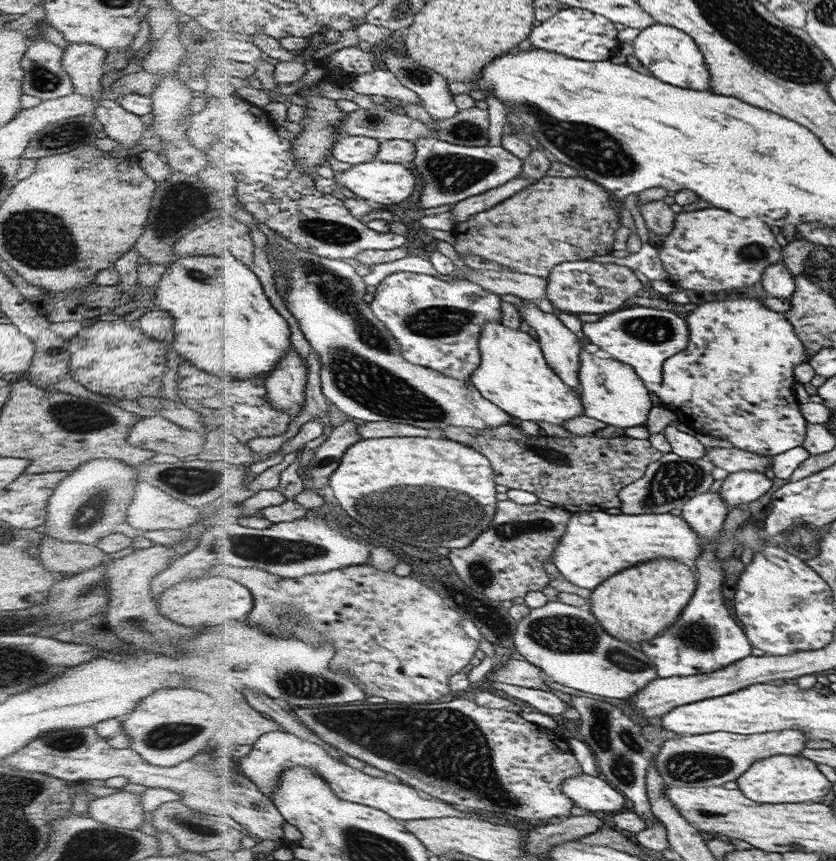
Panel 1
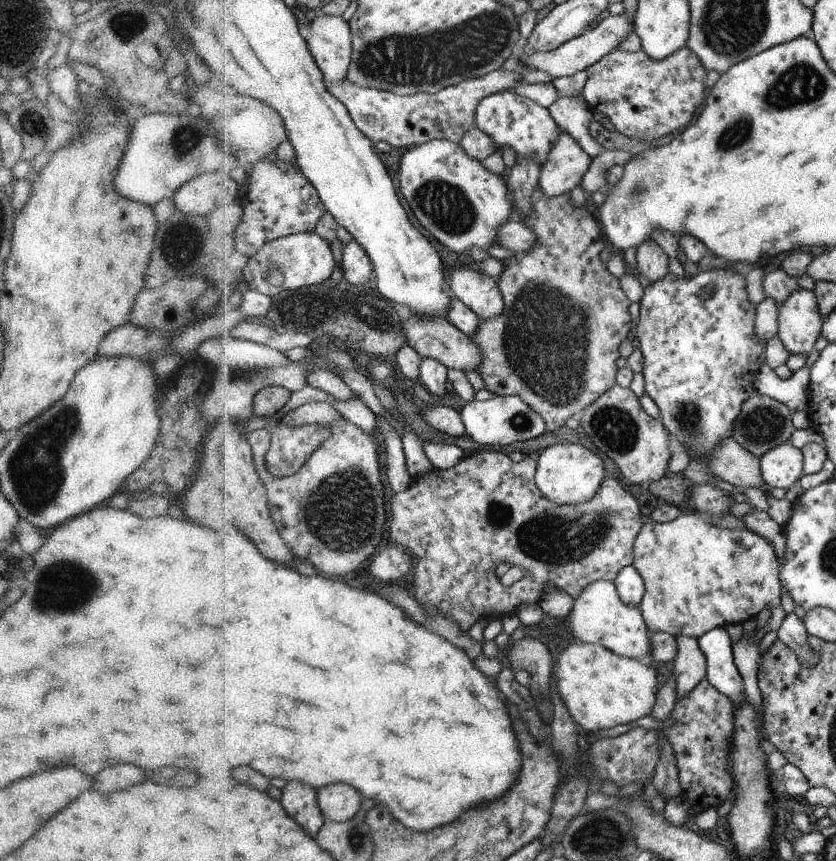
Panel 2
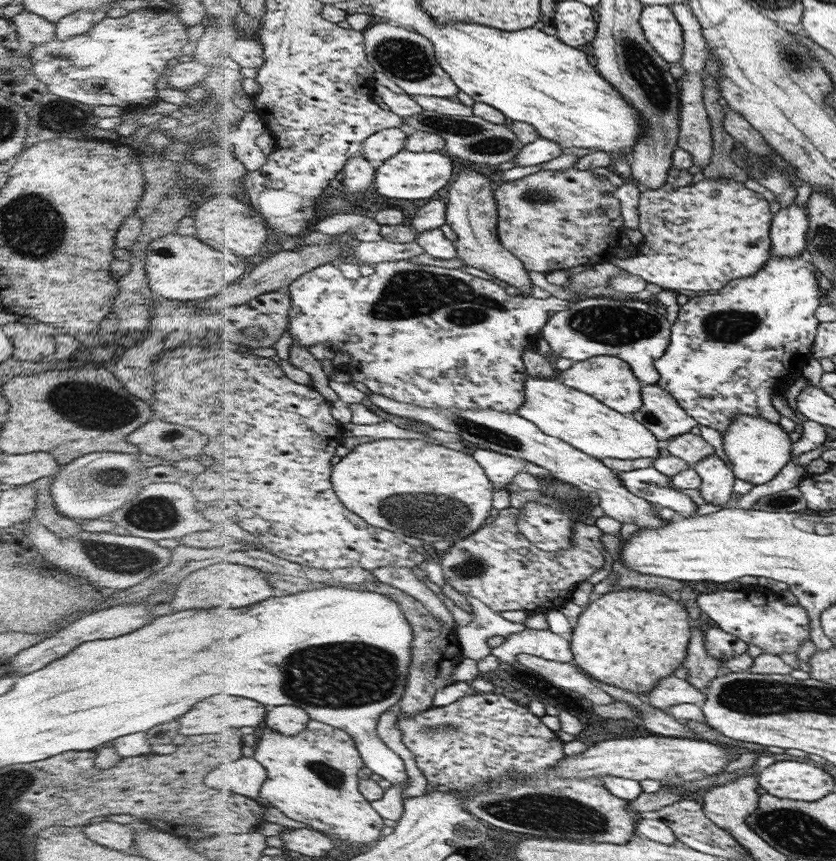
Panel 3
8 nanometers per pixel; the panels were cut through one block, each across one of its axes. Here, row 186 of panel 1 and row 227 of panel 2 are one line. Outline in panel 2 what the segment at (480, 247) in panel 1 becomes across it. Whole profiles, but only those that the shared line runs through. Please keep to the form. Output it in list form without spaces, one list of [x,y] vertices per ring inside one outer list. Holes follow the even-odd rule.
[[[536,185],[534,194],[530,196],[530,204],[532,204],[532,212],[530,214],[522,214],[513,203],[512,218],[520,220],[528,228],[532,228],[536,232],[536,246],[532,246],[530,250],[526,252],[520,252],[514,254],[512,258],[506,258],[504,260],[504,272],[500,276],[500,290],[504,294],[504,312],[500,314],[500,318],[494,318],[494,320],[480,320],[478,324],[478,330],[476,334],[471,336],[472,342],[480,348],[482,352],[482,362],[478,366],[478,374],[484,381],[485,389],[497,394],[497,396],[516,396],[520,398],[522,402],[527,403],[532,407],[532,410],[536,411],[536,414],[540,414],[547,424],[548,431],[558,430],[566,424],[566,420],[575,418],[580,415],[580,412],[584,408],[592,405],[592,402],[596,401],[606,392],[610,390],[614,384],[616,384],[616,372],[618,372],[618,366],[616,366],[616,360],[620,358],[618,354],[618,348],[624,340],[628,339],[628,334],[632,330],[632,318],[630,318],[630,312],[628,312],[628,306],[630,306],[630,300],[628,296],[622,292],[618,280],[608,272],[606,268],[606,262],[600,258],[602,250],[606,248],[606,242],[602,238],[602,226],[596,222],[596,216],[592,214],[591,203],[584,206],[574,206],[570,202],[570,194],[560,194],[556,198],[548,198],[546,194],[540,192],[539,186]]]

